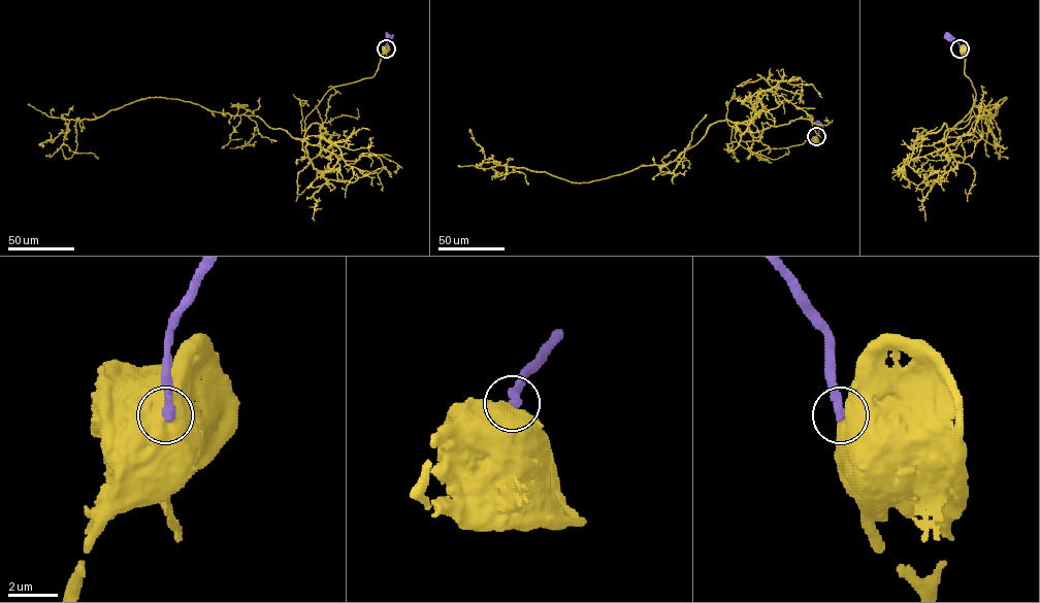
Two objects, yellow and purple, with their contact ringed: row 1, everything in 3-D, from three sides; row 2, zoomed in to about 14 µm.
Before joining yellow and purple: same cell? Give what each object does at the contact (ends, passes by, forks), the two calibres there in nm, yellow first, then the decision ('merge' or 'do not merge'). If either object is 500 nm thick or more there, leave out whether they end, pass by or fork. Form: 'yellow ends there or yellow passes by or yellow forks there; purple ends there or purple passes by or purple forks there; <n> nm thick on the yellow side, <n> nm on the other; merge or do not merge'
1050 nm thick on the yellow side, 360 nm on the other; do not merge

